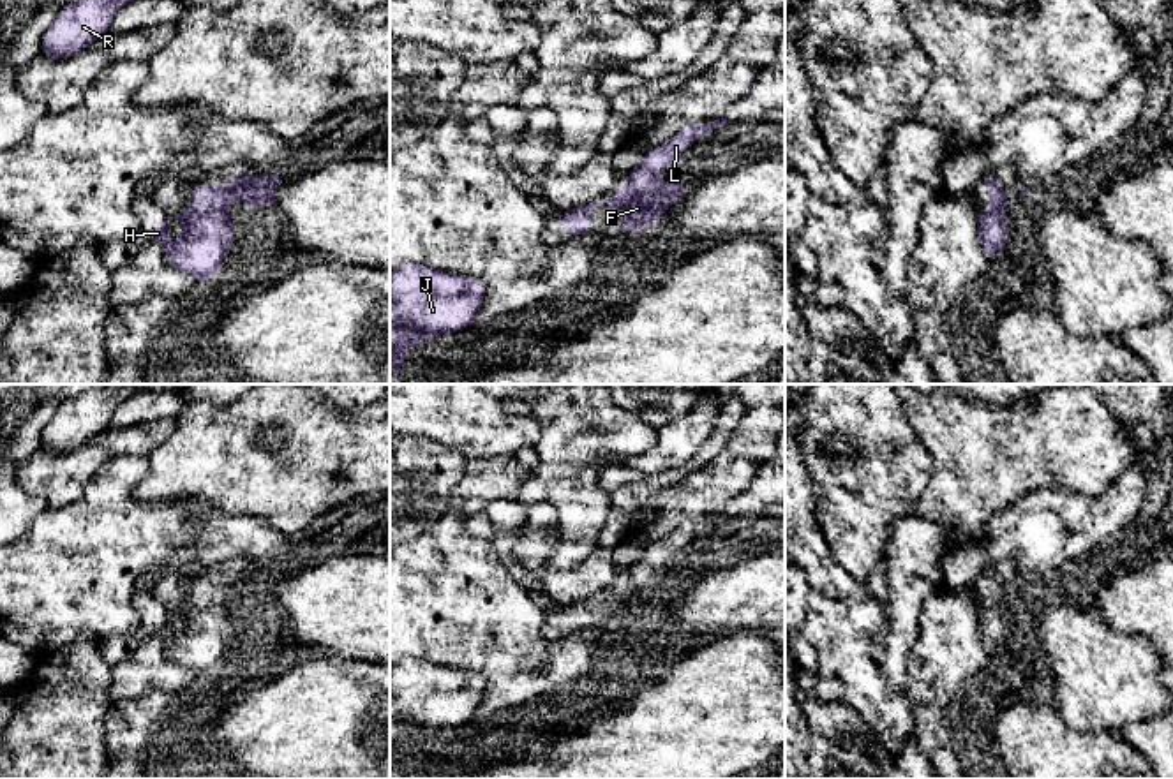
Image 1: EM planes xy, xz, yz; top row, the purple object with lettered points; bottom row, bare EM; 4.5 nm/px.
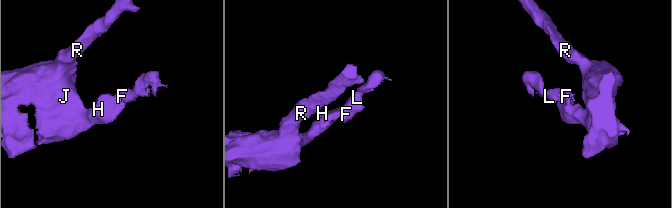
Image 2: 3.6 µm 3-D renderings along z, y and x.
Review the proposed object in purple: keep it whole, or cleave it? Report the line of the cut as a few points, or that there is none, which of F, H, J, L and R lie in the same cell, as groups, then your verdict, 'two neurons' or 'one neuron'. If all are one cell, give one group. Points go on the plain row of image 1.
cut none; groups F H J L R; one neuron

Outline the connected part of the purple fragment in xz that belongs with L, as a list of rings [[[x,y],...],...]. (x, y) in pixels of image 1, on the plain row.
[[[720,513],[704,516],[695,522],[679,525],[674,532],[661,541],[647,545],[640,559],[624,573],[626,582],[616,582],[616,587],[607,596],[589,597],[568,606],[559,606],[563,624],[572,631],[580,631],[591,624],[593,608],[607,597],[612,606],[621,608],[619,622],[623,627],[644,624],[656,613],[663,613],[669,603],[690,589],[688,583],[679,580],[676,573],[670,578],[661,578],[661,568],[677,557],[700,529],[714,527],[734,515]]]

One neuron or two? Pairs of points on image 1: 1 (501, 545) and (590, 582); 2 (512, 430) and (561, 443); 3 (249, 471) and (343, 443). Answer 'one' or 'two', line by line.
1: one
2: two
3: one

